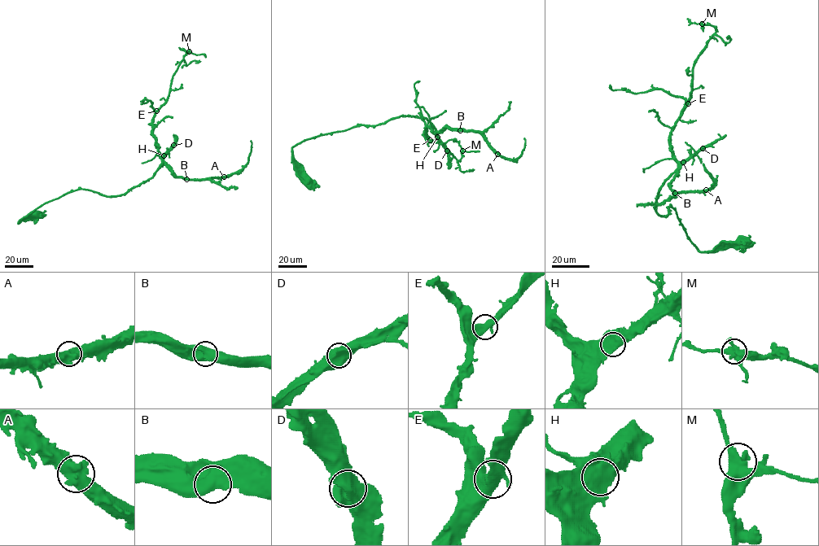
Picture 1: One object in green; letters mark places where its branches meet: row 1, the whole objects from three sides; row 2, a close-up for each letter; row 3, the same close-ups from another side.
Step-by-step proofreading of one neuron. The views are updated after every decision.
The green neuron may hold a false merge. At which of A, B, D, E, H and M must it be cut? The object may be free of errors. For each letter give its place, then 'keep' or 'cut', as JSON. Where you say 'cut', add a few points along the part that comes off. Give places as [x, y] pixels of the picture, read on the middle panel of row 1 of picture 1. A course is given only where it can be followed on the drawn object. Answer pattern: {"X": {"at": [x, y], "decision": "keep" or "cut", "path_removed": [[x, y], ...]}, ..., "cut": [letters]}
{"A": {"at": [497, 154], "decision": "keep"}, "B": {"at": [460, 130], "decision": "keep"}, "D": {"at": [447, 150], "decision": "keep"}, "E": {"at": [430, 140], "decision": "keep"}, "H": {"at": [437, 137], "decision": "keep"}, "M": {"at": [462, 150], "decision": "keep"}, "cut": []}

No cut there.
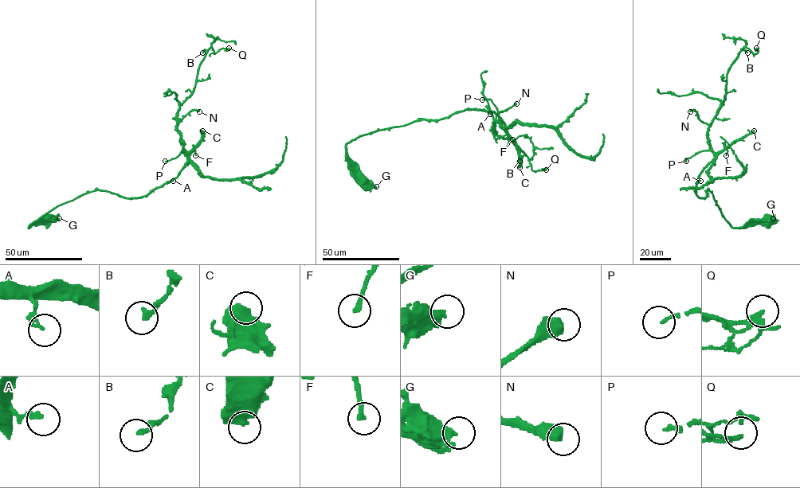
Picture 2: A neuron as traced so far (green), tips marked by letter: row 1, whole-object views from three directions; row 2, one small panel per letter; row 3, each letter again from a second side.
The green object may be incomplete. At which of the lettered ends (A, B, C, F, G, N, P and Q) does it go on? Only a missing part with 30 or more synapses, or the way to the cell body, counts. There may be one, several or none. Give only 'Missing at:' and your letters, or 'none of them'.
Missing at: C

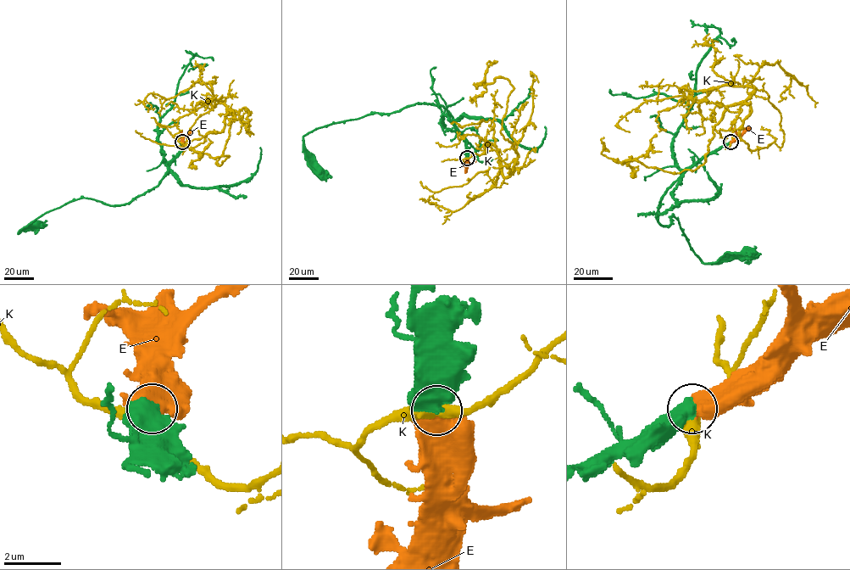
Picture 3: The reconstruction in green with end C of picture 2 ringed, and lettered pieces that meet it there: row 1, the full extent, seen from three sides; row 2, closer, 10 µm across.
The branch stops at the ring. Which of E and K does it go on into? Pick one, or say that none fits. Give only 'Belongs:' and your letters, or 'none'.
Belongs: E

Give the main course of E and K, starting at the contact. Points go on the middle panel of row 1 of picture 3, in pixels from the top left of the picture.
E: (466, 158), (465, 173)
K: (466, 158), (494, 149), (509, 173), (518, 156), (501, 132), (513, 86), (502, 77), (484, 85), (492, 63)

